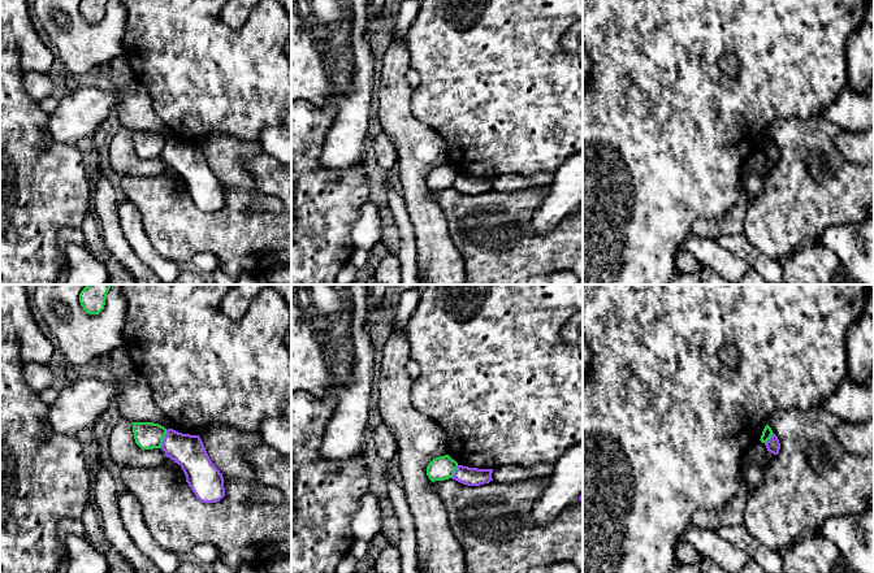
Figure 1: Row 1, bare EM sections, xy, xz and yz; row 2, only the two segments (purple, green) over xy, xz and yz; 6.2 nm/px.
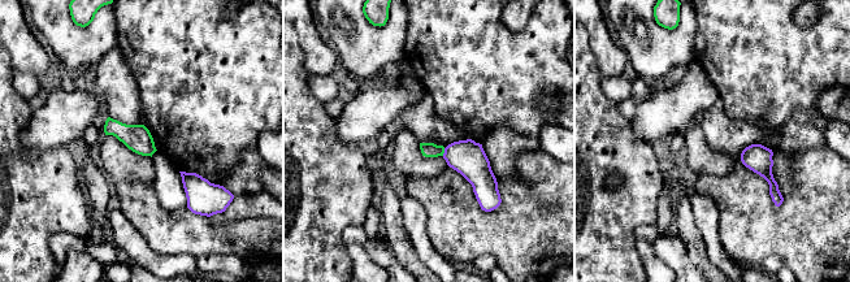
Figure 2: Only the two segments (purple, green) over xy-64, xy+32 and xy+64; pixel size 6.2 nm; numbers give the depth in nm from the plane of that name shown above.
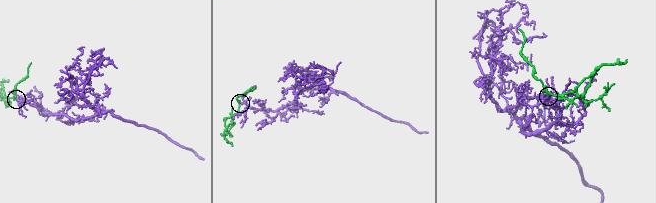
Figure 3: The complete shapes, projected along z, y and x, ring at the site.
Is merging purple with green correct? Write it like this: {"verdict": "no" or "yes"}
{"verdict": "no"}

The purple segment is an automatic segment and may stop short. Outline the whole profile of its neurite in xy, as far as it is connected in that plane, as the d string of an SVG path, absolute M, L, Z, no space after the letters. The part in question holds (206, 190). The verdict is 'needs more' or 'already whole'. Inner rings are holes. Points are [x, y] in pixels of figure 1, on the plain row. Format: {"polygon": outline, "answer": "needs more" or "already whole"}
{"polygon": "M168 138L161 159L182 177L186 191L200 210L217 212L225 205L224 186L211 170L199 144Z", "answer": "already whole"}

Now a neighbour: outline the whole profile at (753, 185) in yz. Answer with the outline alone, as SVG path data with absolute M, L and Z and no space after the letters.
M758 149L748 159L750 170L744 181L744 192L748 203L752 203L763 190L767 178L767 157L765 152Z

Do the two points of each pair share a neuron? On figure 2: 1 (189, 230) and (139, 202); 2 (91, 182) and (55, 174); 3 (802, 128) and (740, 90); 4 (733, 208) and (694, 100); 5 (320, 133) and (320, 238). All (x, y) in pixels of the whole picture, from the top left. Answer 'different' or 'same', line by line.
1: same
2: different
3: different
4: different
5: same

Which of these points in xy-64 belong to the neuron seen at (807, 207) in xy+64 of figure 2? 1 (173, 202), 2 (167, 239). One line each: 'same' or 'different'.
1: different
2: same

